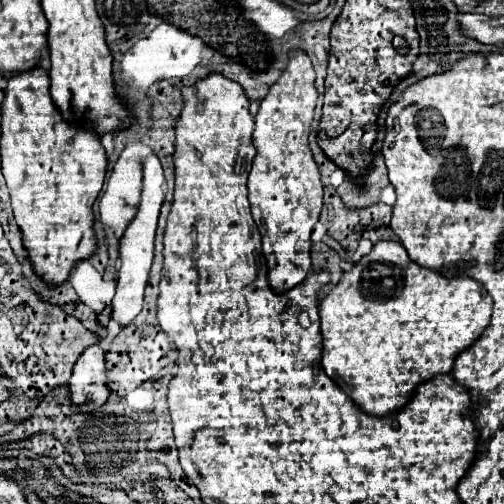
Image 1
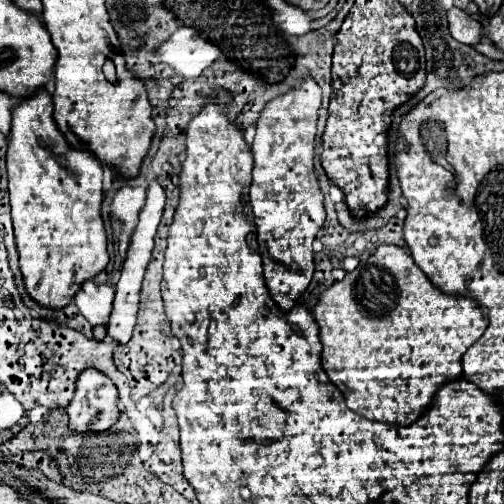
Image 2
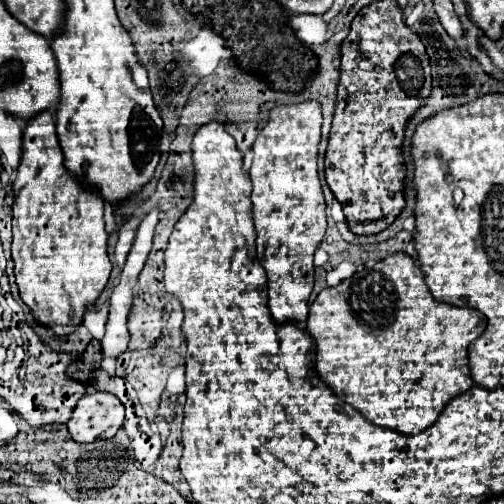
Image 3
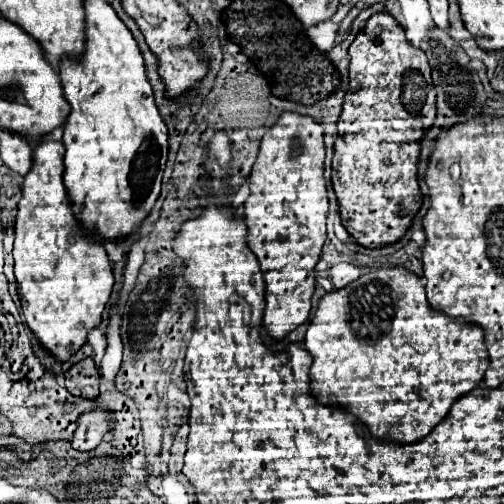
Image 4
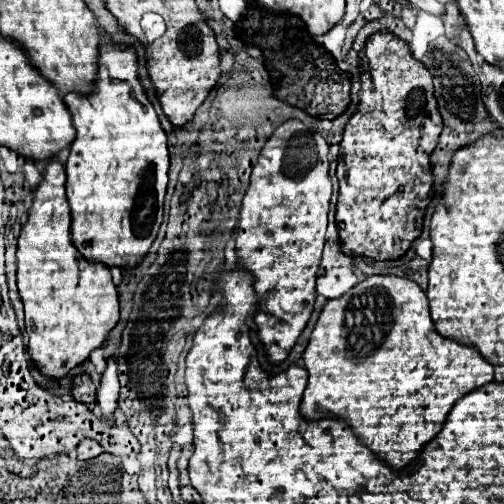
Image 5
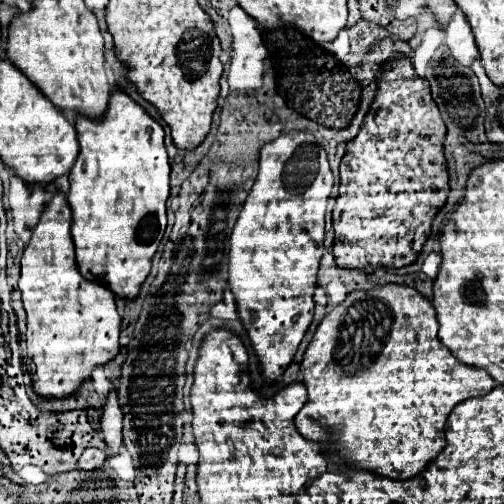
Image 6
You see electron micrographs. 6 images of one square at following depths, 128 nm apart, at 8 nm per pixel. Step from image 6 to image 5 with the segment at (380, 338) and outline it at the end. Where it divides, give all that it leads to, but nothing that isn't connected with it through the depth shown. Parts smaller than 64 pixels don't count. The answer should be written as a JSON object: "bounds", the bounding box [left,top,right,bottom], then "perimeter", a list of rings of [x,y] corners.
{"bounds":[302,276,494,468],"perimeter":[[[368,276],[344,296],[328,300],[318,316],[302,360],[308,370],[302,414],[310,420],[318,420],[324,412],[344,420],[354,428],[360,442],[392,468],[404,468],[416,458],[408,454],[418,454],[420,448],[440,432],[458,398],[494,380],[494,366],[476,348],[436,332],[426,292],[410,278],[402,276]]]}

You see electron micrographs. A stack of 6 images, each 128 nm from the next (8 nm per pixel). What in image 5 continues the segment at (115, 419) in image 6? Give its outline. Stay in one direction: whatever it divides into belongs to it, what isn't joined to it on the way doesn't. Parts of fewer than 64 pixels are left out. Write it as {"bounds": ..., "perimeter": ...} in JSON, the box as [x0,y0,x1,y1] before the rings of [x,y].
{"bounds":[96,358,120,420],"perimeter":[[[114,358],[106,360],[106,370],[100,376],[100,386],[98,386],[98,398],[96,402],[102,408],[102,414],[108,416],[108,420],[112,420],[114,410],[116,410],[116,402],[118,402],[118,392],[120,392],[120,384],[118,384],[118,364]]]}

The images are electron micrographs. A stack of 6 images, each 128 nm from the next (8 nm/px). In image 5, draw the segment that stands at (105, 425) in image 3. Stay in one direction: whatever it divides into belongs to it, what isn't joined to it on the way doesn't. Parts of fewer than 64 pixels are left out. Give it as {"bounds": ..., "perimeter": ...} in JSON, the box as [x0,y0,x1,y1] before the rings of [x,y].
{"bounds":[76,438,102,460],"perimeter":[[[84,438],[76,448],[78,460],[90,460],[90,458],[94,458],[98,454],[102,454],[102,446],[96,440],[90,440],[90,438]]]}

